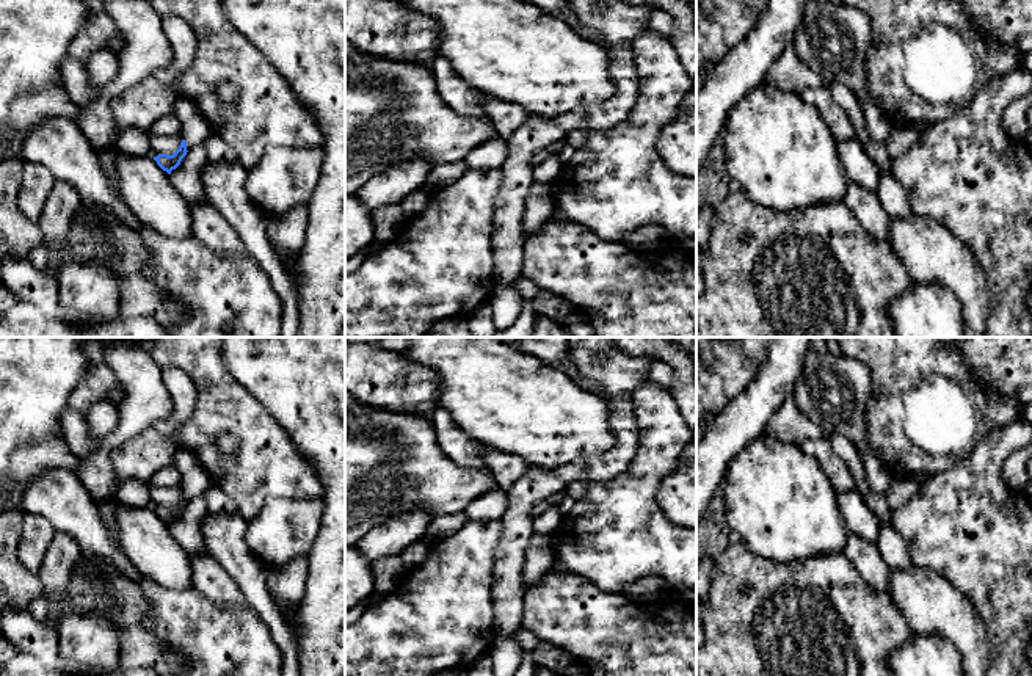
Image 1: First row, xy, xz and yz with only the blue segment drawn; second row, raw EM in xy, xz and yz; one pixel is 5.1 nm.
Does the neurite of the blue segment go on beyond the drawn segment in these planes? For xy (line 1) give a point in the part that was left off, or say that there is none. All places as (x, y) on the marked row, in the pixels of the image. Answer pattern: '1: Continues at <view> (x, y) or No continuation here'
1: Continues at xy (193, 124)

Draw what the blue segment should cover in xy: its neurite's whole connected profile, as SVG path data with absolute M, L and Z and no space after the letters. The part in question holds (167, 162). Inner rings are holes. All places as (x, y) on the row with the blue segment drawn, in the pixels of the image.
M177 96L177 99L174 100L173 114L180 124L184 140L173 155L158 154L157 157L154 157L157 165L168 174L171 174L171 171L180 165L182 158L194 146L201 144L204 138L210 133L210 127L204 114L191 99Z

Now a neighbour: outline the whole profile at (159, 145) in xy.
M182 130L169 136L152 136L149 157L157 157L158 154L173 155L184 140Z

